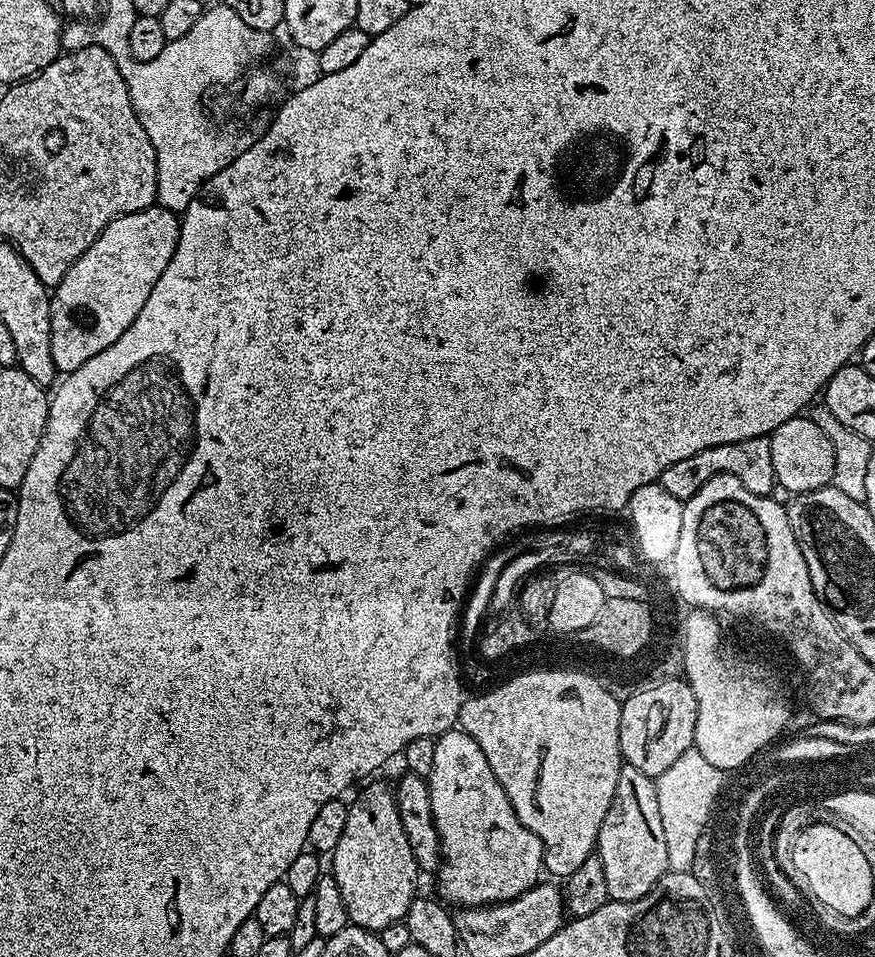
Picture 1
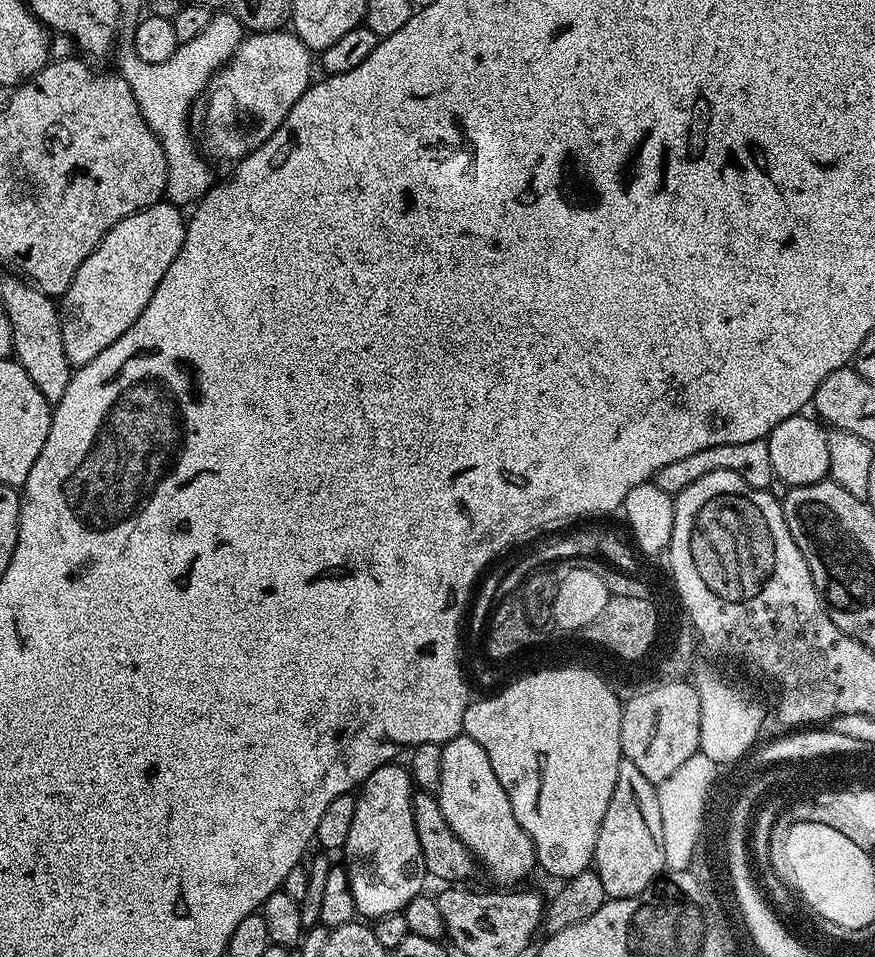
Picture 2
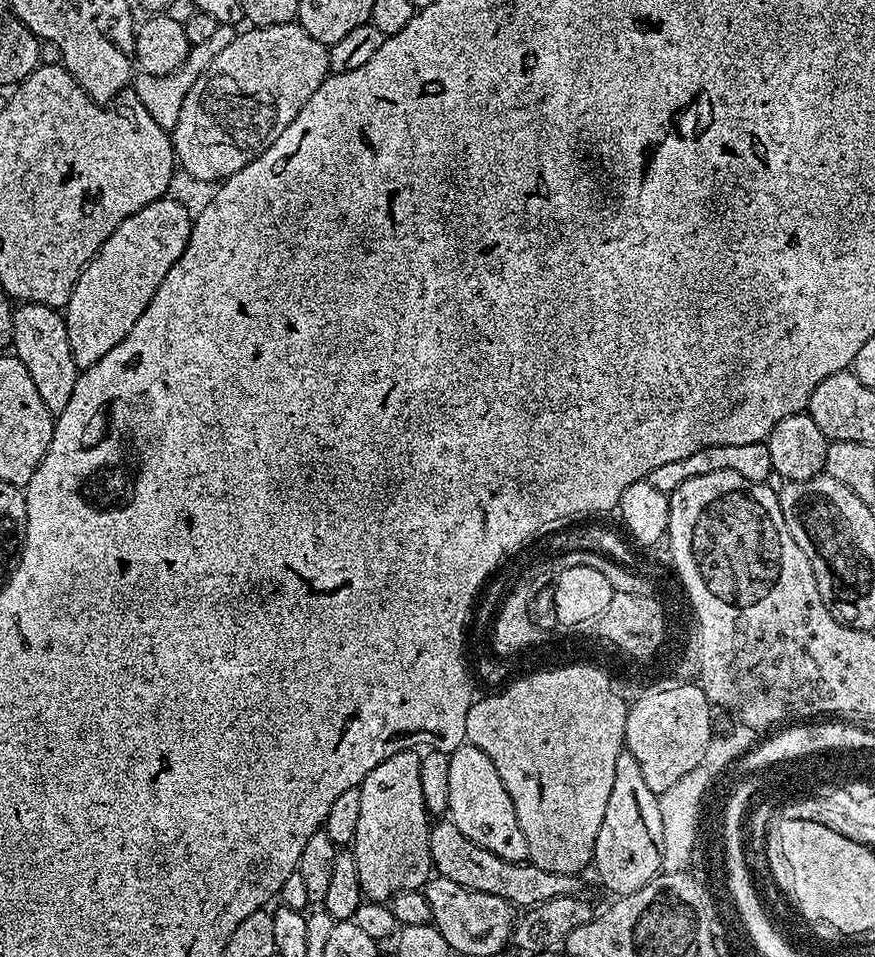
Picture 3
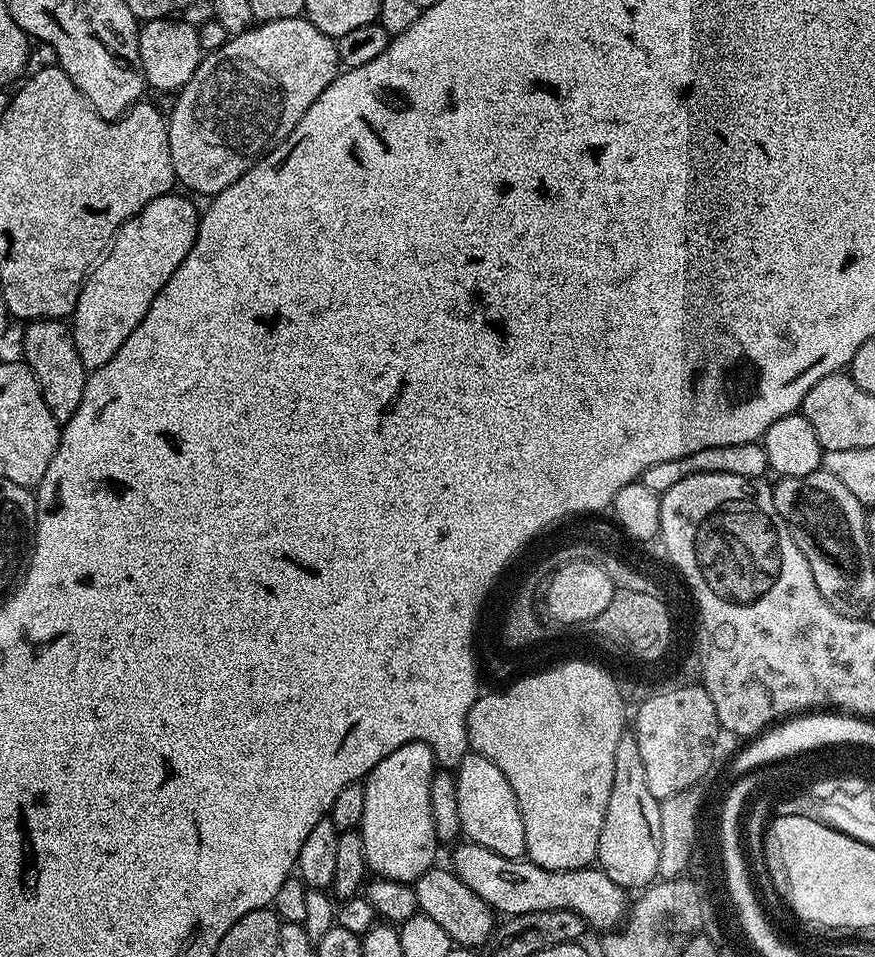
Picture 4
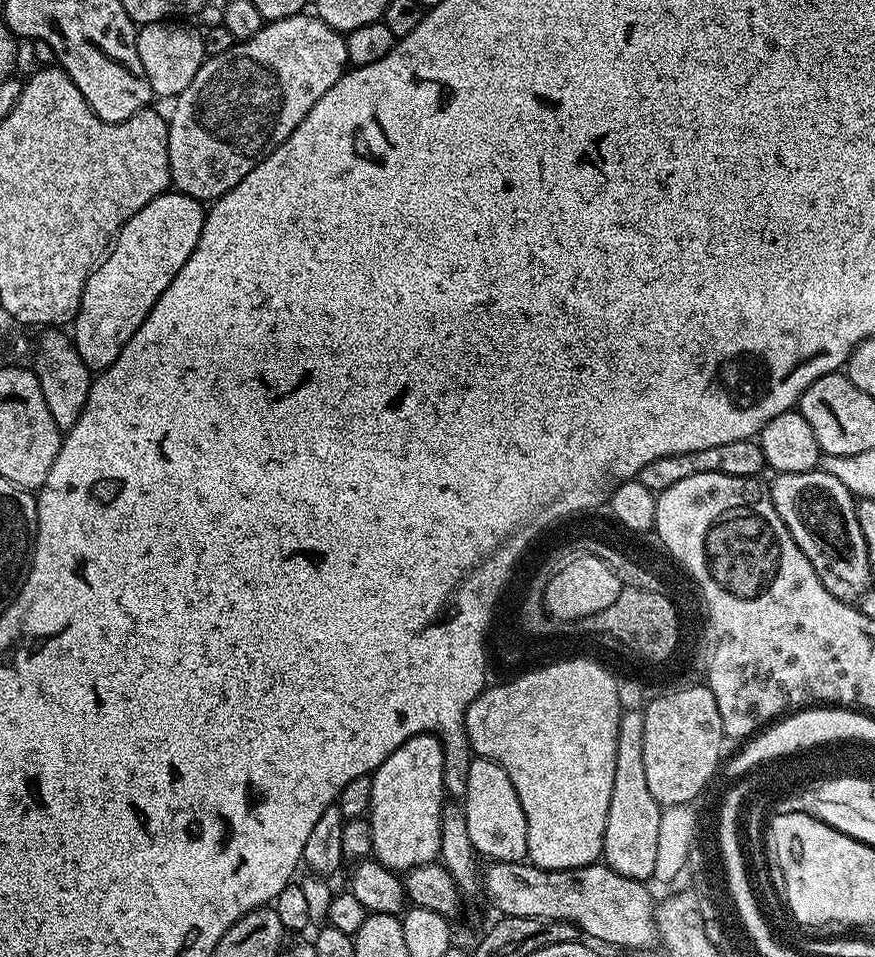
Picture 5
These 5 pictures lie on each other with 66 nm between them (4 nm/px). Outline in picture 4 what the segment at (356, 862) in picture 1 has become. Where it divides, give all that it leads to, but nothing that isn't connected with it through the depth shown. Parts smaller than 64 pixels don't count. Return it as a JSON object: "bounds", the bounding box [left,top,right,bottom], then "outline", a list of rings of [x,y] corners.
{"bounds":[358,742,438,884],"outline":[[[410,742],[400,744],[398,750],[382,758],[363,781],[366,807],[358,831],[368,872],[379,879],[412,884],[437,863],[438,841],[434,818],[430,814],[430,786],[437,768],[430,744]]]}

